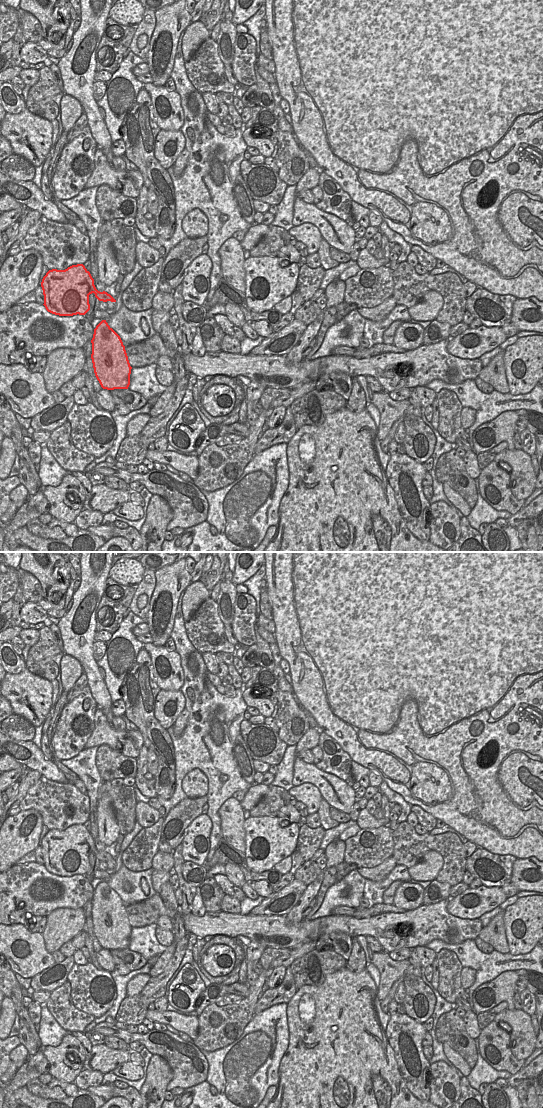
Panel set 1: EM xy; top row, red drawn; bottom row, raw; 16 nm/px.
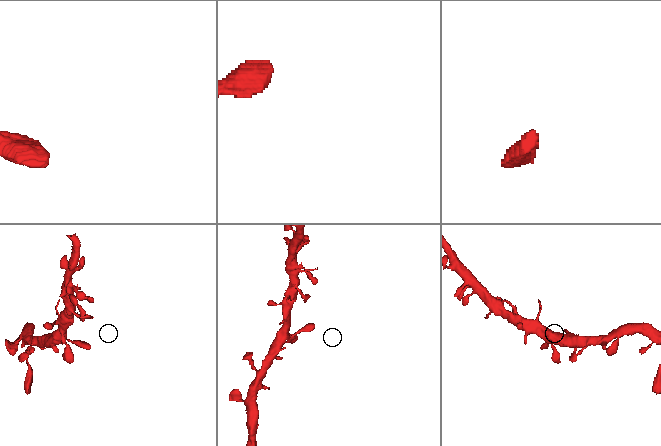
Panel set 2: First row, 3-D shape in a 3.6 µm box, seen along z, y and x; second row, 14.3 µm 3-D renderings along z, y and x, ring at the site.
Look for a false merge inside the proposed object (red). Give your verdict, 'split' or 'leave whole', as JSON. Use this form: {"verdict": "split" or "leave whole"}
{"verdict": "leave whole"}

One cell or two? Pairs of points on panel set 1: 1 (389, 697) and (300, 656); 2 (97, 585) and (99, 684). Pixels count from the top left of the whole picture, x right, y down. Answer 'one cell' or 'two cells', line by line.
1: one cell
2: one cell

